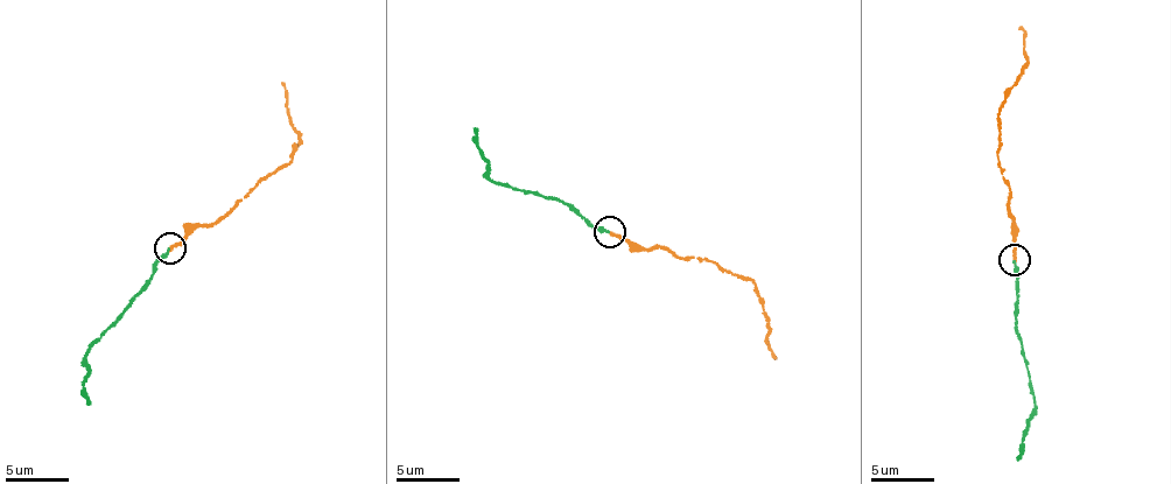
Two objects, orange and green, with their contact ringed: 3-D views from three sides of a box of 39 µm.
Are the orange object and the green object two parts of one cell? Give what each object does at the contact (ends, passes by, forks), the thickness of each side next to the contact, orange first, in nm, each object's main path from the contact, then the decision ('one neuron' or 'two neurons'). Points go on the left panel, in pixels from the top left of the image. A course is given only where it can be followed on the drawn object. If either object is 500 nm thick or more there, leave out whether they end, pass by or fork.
orange ends | green ends | 190/220 nm | orange via (169, 248), (200, 228), (215, 224), (260, 181), (291, 162), (299, 134), (286, 113), (286, 90), (281, 82) | green via (169, 248), (156, 261), (147, 288), (86, 355), (83, 397), (90, 402) | one neuron

